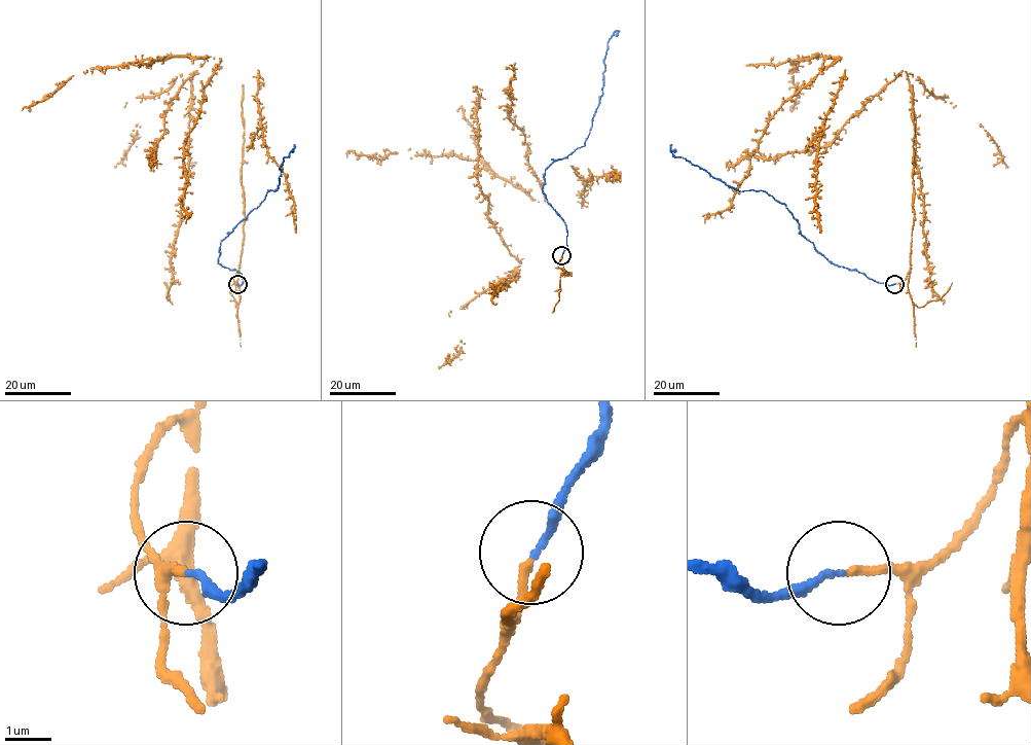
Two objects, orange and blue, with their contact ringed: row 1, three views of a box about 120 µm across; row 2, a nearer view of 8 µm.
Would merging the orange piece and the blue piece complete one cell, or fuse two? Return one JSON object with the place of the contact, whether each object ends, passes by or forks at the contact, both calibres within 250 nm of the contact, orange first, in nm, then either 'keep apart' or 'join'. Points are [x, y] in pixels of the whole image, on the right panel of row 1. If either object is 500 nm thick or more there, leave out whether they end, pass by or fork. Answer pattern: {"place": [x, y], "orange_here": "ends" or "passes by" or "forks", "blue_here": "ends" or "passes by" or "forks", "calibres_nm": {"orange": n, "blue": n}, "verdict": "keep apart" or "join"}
{"place": [894, 284], "orange_here": "ends", "blue_here": "ends", "calibres_nm": {"orange": 160, "blue": 150}, "verdict": "join"}

